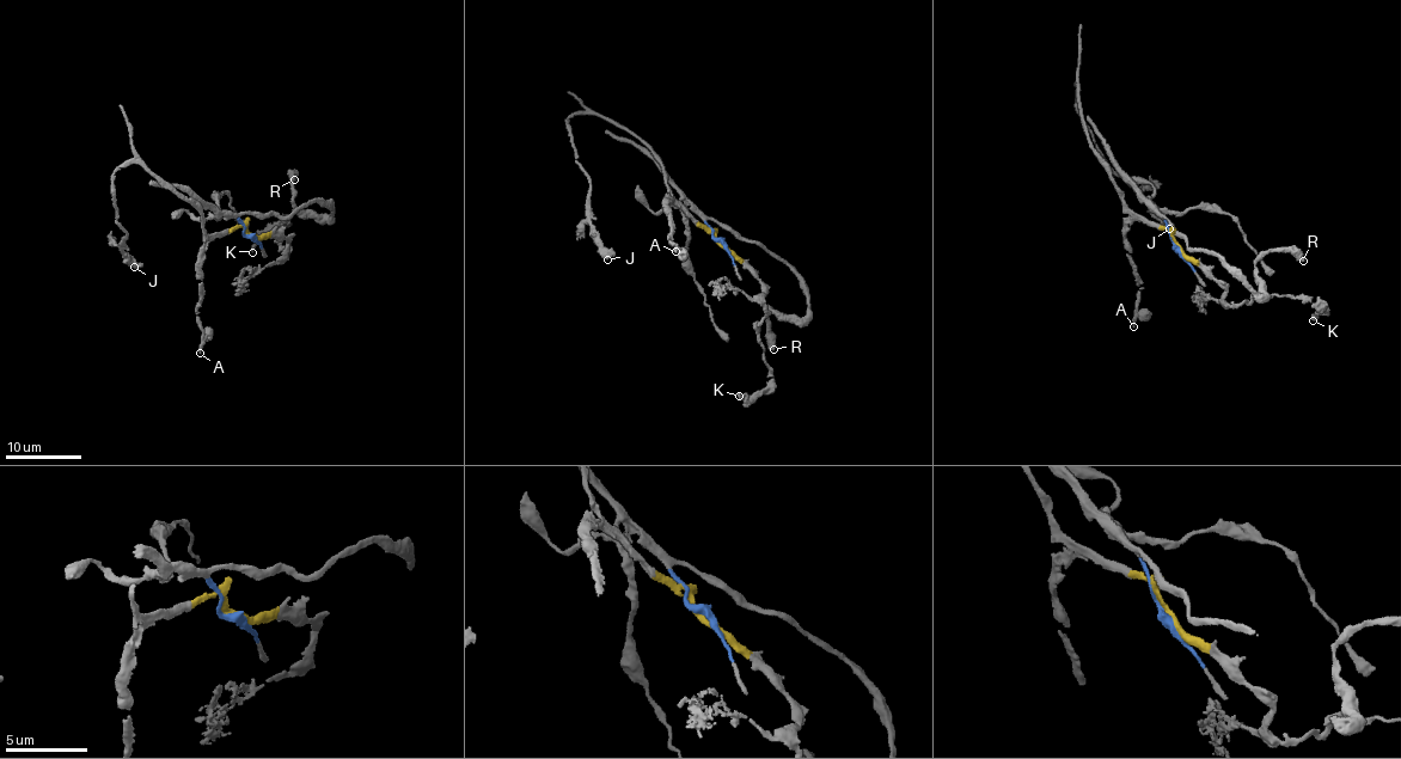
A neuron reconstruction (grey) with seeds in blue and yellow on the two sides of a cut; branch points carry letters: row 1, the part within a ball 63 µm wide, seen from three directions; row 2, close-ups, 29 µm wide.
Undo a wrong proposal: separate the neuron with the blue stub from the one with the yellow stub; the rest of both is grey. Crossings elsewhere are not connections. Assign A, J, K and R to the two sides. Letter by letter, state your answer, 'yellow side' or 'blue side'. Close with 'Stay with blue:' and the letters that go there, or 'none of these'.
A: yellow side
J: yellow side
K: yellow side
R: blue side
Stay with blue: R

